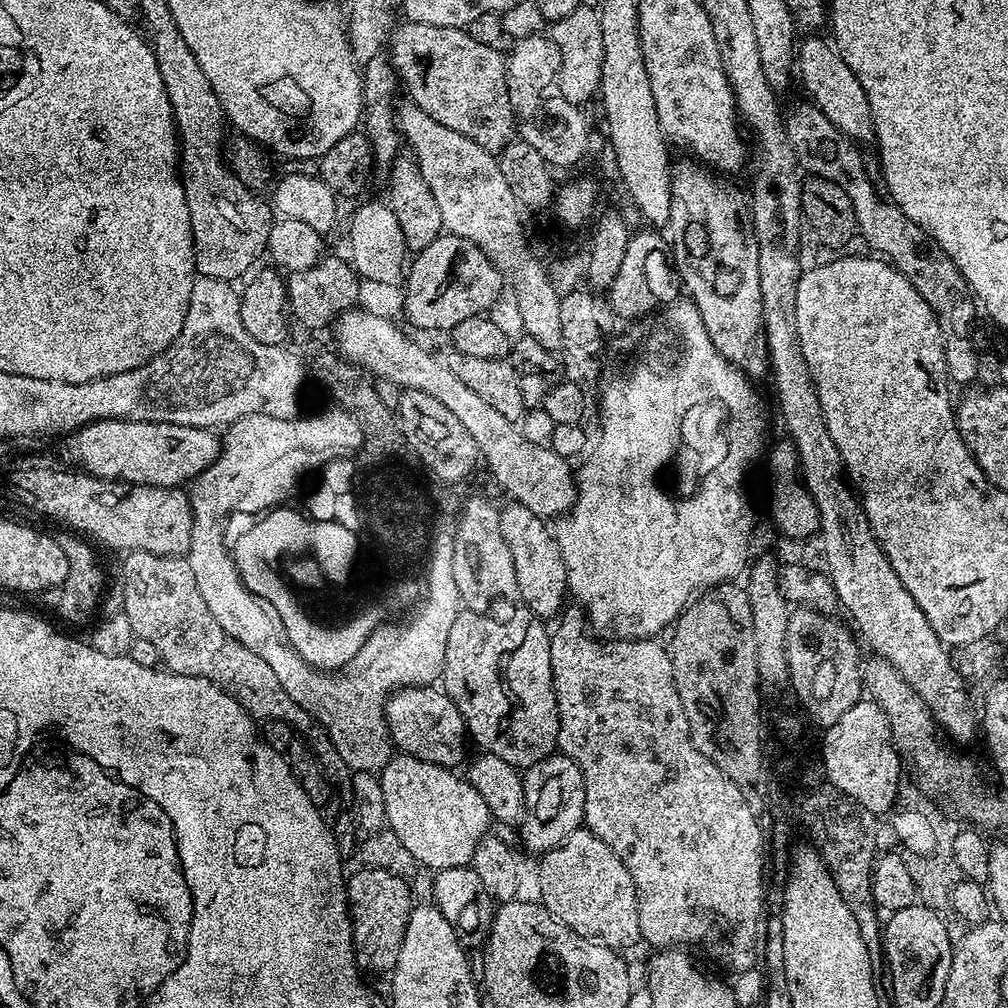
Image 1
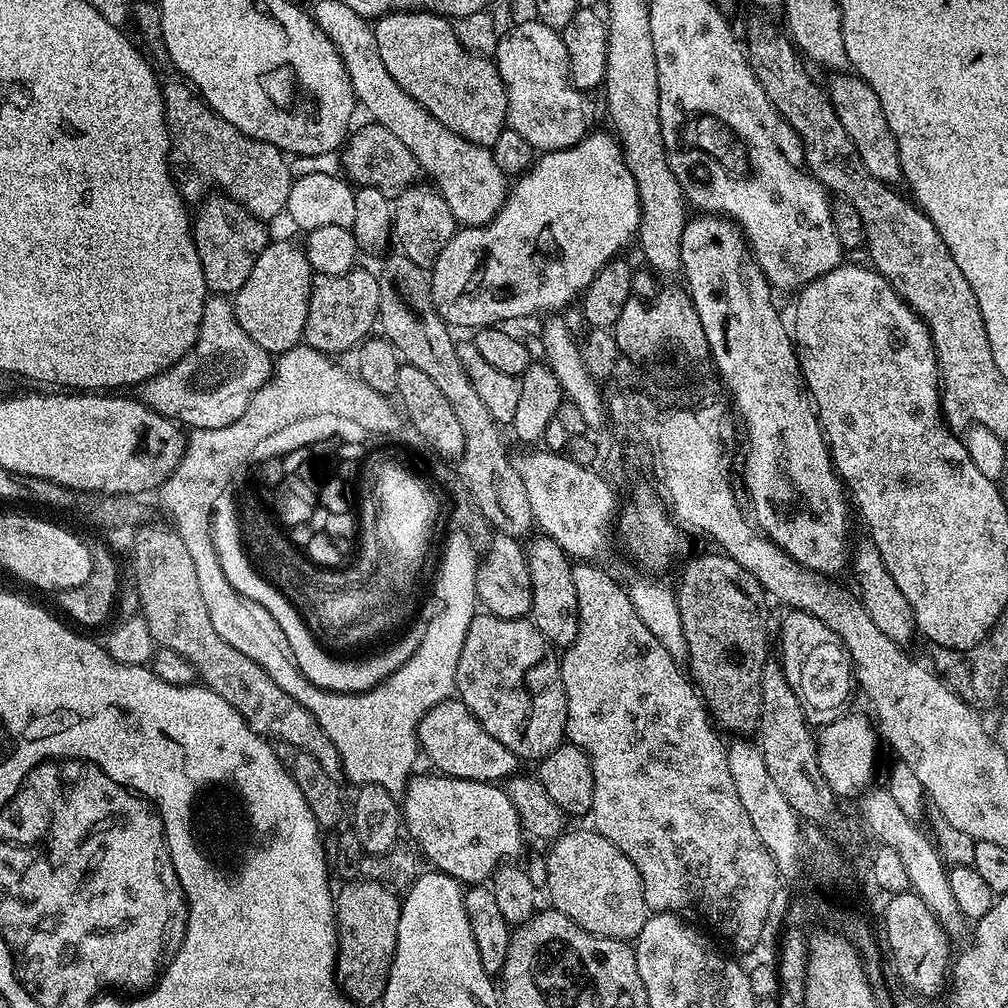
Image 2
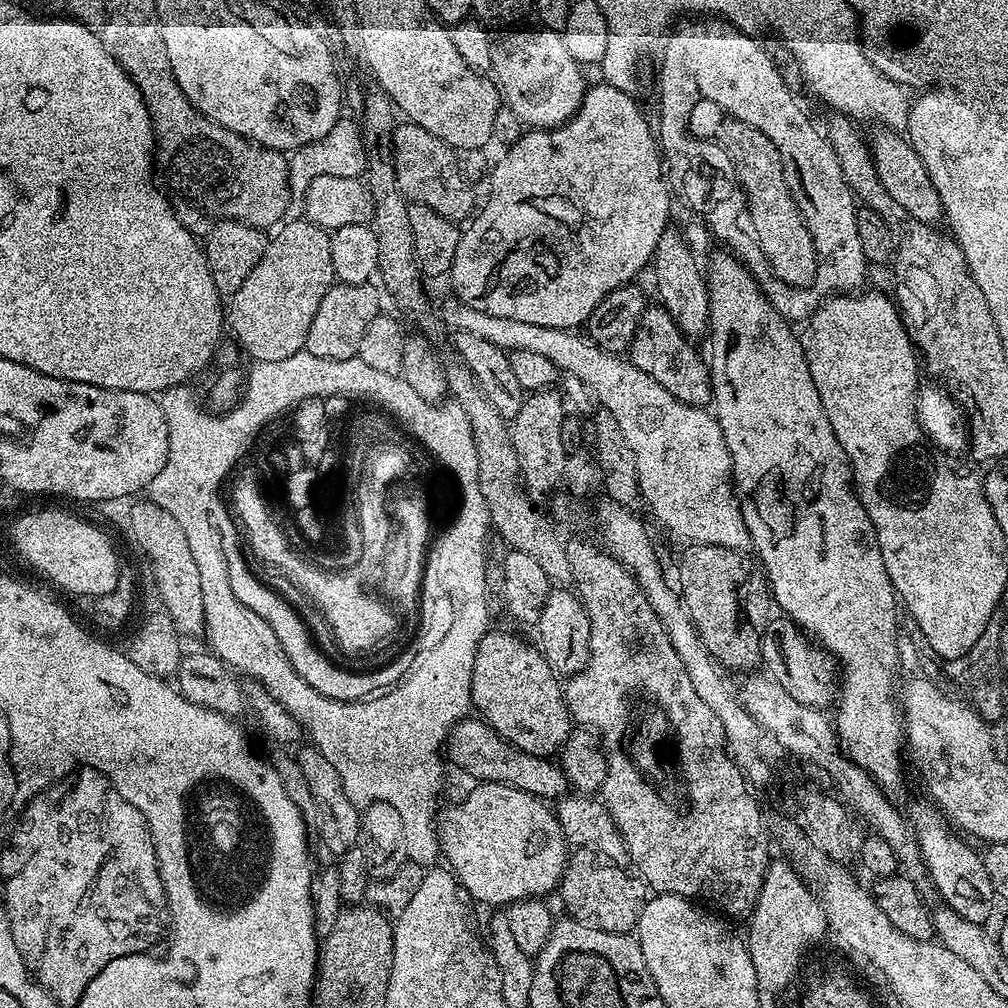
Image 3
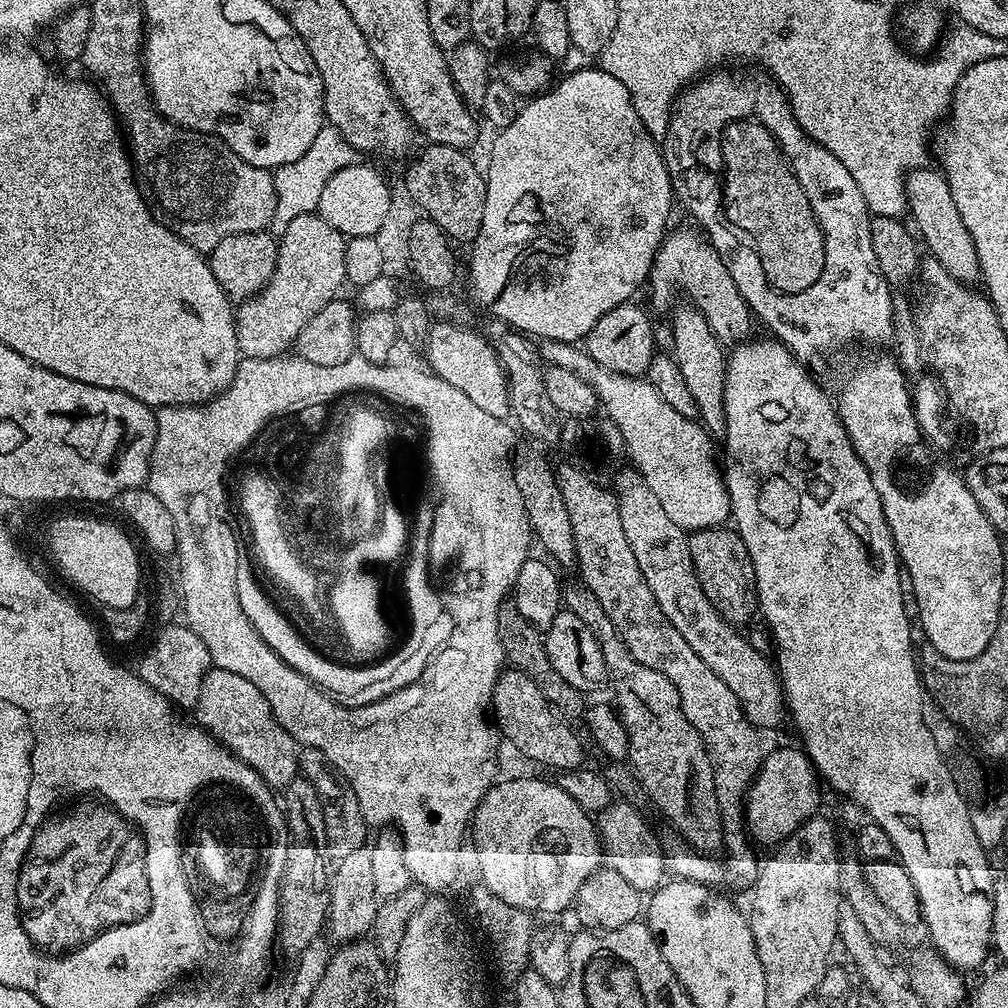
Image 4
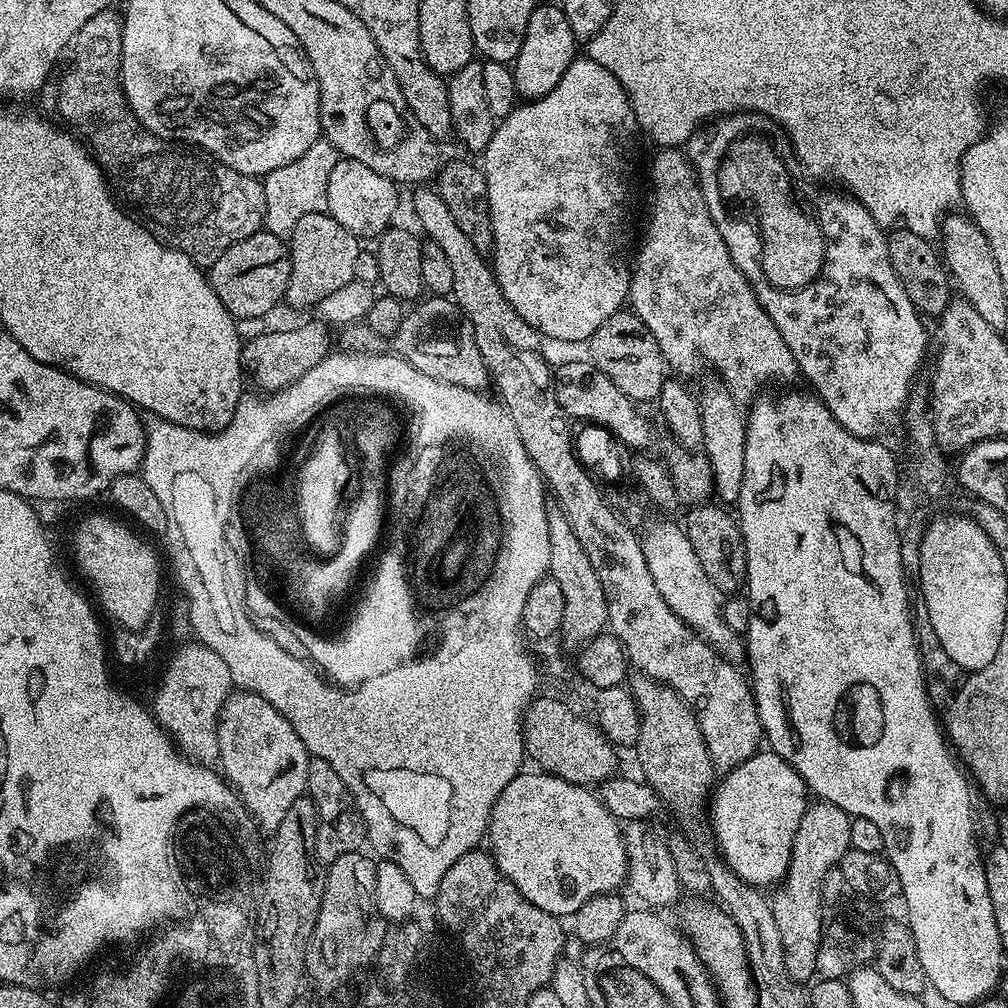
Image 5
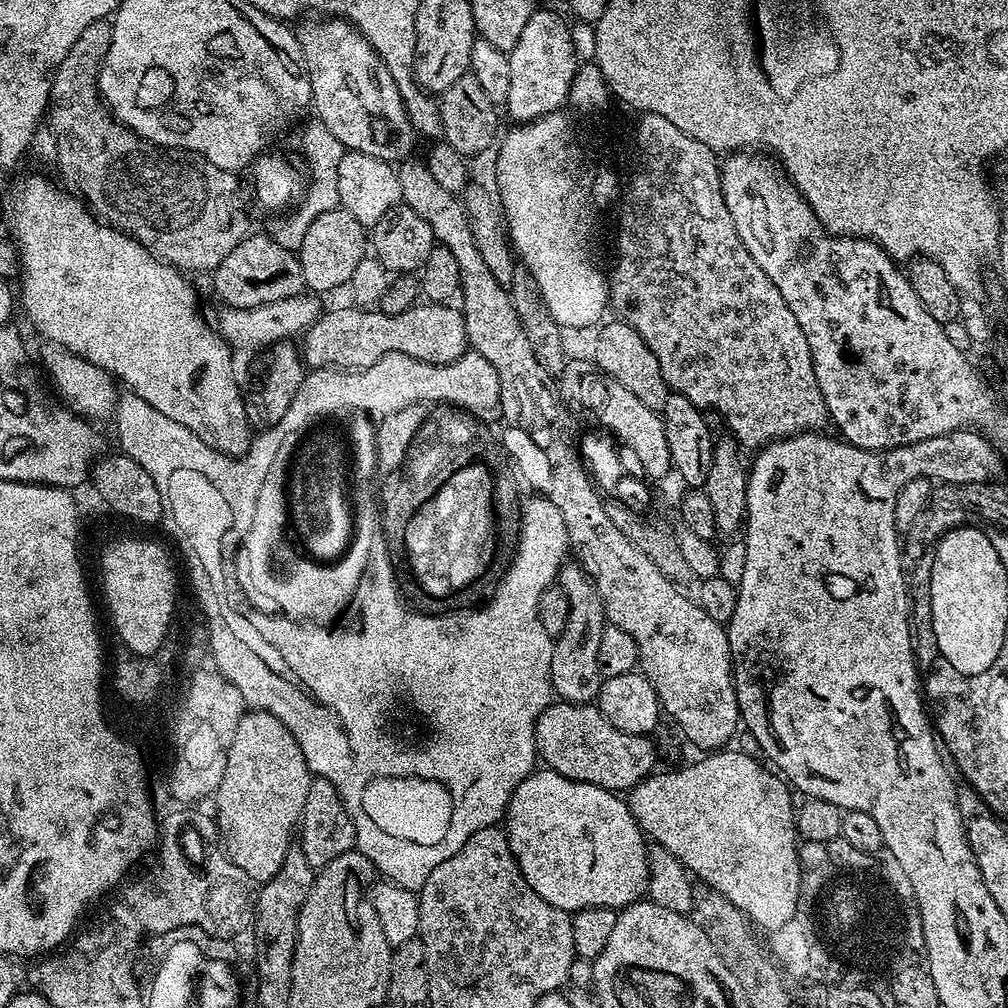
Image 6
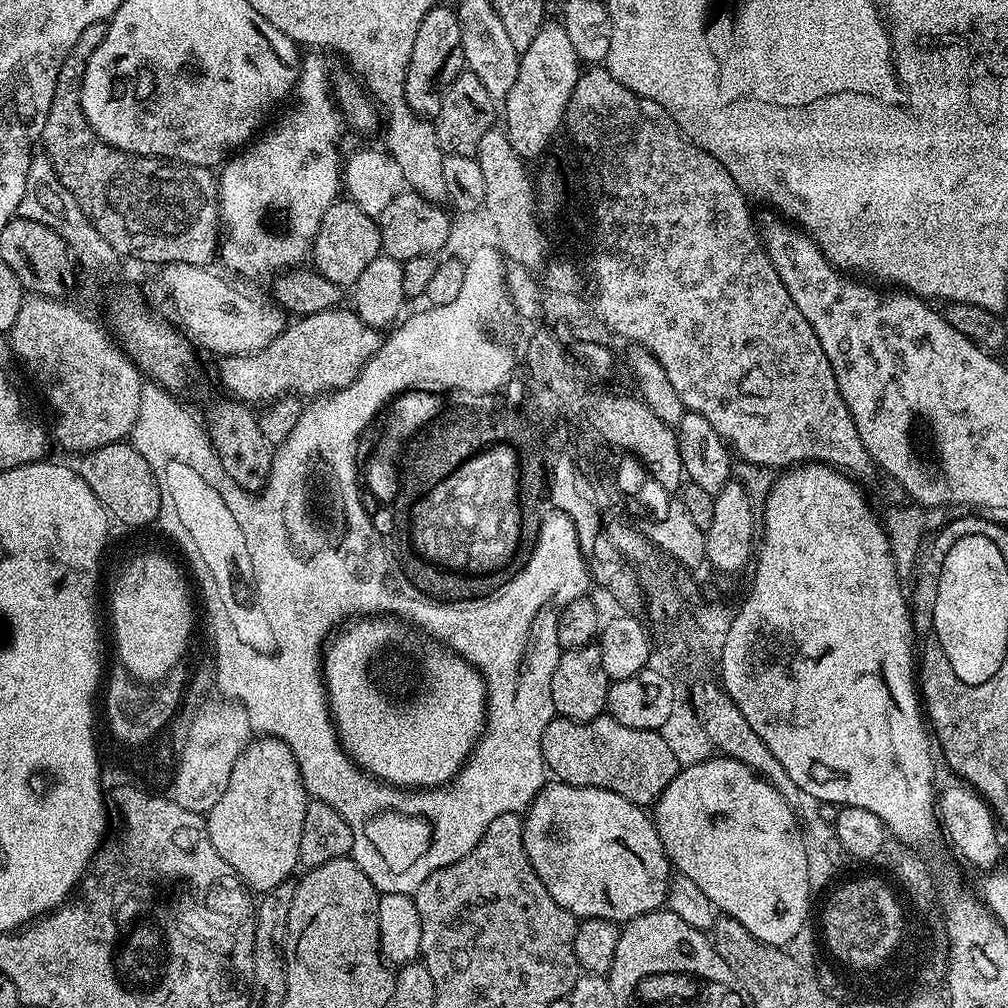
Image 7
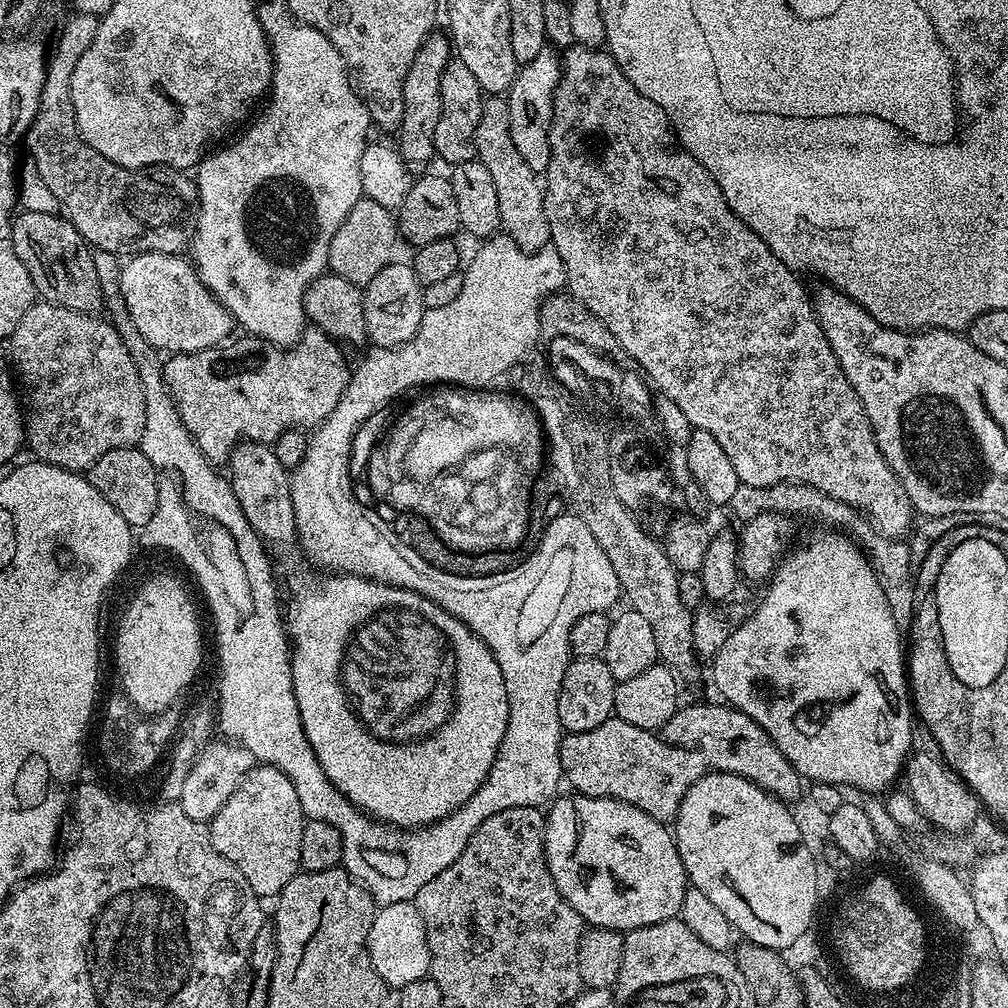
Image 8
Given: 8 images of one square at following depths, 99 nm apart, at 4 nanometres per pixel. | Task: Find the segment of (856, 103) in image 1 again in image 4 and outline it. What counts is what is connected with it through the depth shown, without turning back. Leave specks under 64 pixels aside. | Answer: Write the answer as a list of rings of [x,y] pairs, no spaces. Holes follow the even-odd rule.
[[[928,166],[916,168],[904,179],[904,193],[908,199],[906,210],[910,216],[912,214],[911,223],[923,247],[932,251],[929,252],[931,259],[938,261],[950,278],[969,286],[979,285],[982,277],[978,250],[974,250],[974,238],[970,238],[970,230],[966,230],[966,222],[962,222],[962,214],[958,214],[954,194],[950,194],[950,186],[943,171],[934,172],[930,169]]]

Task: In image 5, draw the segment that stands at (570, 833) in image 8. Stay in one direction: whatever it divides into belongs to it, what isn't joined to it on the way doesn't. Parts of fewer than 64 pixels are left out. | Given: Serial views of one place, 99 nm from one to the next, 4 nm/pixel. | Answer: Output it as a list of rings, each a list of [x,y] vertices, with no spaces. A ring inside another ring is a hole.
[[[543,770],[521,771],[520,775],[513,778],[506,786],[506,790],[502,790],[502,794],[498,794],[498,798],[492,807],[492,813],[488,819],[488,830],[486,833],[487,843],[492,843],[490,847],[490,855],[495,860],[498,870],[510,882],[514,882],[514,886],[524,897],[530,902],[534,902],[534,906],[538,906],[538,910],[546,910],[551,916],[557,918],[570,918],[582,906],[582,902],[586,902],[595,896],[607,896],[617,891],[619,884],[623,885],[628,879],[628,855],[626,854],[626,846],[624,845],[624,834],[622,831],[621,821],[610,814],[610,810],[606,810],[606,806],[600,800],[599,795],[591,787],[582,784],[571,784],[557,776],[551,776],[549,772]]]

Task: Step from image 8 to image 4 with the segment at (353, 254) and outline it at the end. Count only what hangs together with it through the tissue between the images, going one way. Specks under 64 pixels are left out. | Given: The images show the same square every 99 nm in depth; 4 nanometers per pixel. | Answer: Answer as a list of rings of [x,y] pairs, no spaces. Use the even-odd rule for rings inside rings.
[[[316,212],[302,214],[278,238],[276,265],[263,290],[235,309],[236,337],[241,357],[269,360],[285,355],[298,334],[331,300],[346,288],[346,246],[348,240]]]

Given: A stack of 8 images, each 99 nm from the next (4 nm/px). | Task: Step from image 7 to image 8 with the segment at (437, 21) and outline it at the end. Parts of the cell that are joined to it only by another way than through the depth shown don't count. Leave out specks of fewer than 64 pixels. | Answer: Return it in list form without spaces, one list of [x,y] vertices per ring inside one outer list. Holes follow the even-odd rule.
[[[433,31],[422,42],[422,46],[418,46],[418,54],[414,54],[410,70],[406,70],[406,82],[402,82],[402,122],[398,129],[398,147],[404,164],[412,174],[427,173],[430,168],[428,163],[436,156],[434,129],[438,126],[438,114],[442,110],[442,70],[446,70],[449,60],[454,56],[451,39],[441,32]]]

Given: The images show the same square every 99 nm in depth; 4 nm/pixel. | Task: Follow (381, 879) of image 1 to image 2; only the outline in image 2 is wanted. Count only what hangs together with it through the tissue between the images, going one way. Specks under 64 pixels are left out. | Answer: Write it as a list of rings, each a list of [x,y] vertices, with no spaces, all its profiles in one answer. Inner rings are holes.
[[[357,878],[341,883],[334,896],[336,905],[336,982],[340,991],[353,1005],[379,1005],[386,982],[390,978],[390,966],[398,946],[398,918],[401,897],[367,878]]]

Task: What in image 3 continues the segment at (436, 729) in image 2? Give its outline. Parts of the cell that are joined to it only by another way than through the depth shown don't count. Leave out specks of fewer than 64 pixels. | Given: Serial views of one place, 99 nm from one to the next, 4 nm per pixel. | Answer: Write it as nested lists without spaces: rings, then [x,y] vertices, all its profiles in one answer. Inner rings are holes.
[[[465,718],[456,723],[456,727],[448,733],[448,743],[446,745],[446,756],[452,760],[468,776],[473,776],[473,781],[487,782],[490,784],[509,784],[511,788],[522,790],[531,796],[539,796],[545,802],[556,802],[569,791],[570,785],[564,777],[564,771],[560,769],[559,763],[555,759],[547,756],[535,756],[526,754],[518,750],[509,740],[504,740],[485,722],[483,719]]]

